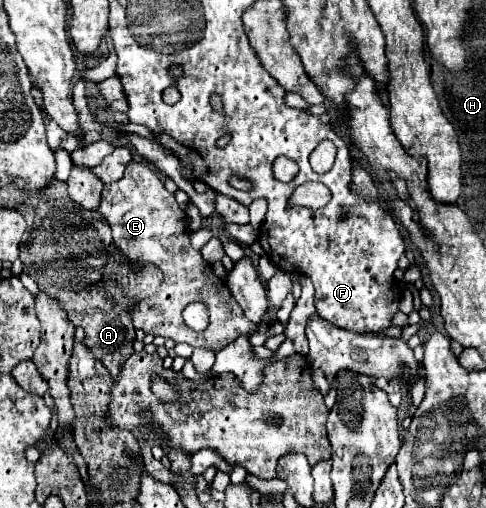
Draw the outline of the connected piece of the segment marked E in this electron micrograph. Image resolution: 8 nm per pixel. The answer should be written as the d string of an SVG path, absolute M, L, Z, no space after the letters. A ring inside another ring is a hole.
M130 161L122 179L104 185L98 211L102 211L102 215L108 219L114 243L130 261L156 263L164 271L164 281L156 297L142 301L130 311L136 329L212 351L222 349L222 345L228 345L240 333L252 335L258 331L258 325L248 321L240 305L230 297L224 279L216 277L212 267L208 269L208 263L204 263L200 251L192 249L186 213L180 209L174 195L166 191L162 179L146 161ZM196 301L204 303L210 313L210 325L202 333L192 331L182 319L186 305Z

